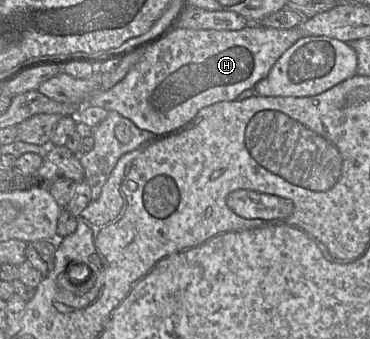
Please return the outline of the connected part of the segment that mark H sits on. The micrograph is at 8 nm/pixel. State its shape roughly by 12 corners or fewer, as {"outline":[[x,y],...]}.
{"outline":[[180,27],[120,82],[37,91],[162,135],[234,101],[303,34]]}

